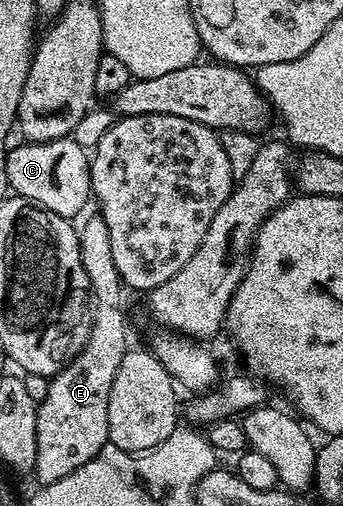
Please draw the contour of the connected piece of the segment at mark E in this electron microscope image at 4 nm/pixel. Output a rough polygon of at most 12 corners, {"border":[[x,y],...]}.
{"border":[[98,214],[79,225],[92,333],[36,409],[41,485],[108,444],[130,351],[126,289]]}

